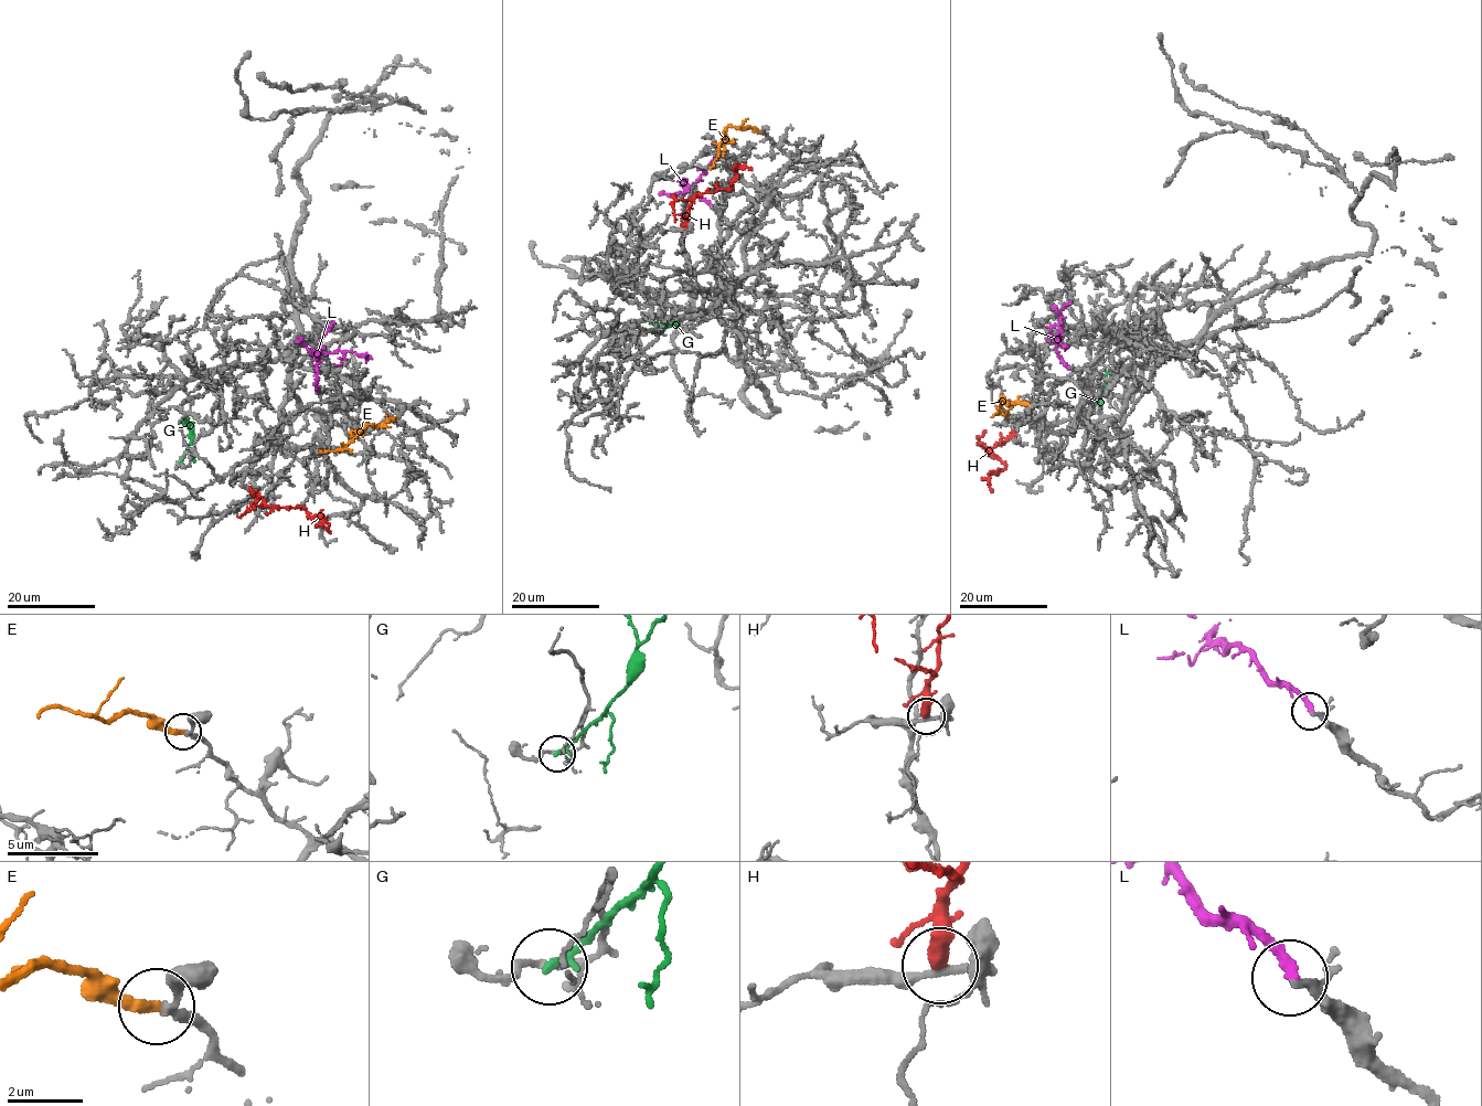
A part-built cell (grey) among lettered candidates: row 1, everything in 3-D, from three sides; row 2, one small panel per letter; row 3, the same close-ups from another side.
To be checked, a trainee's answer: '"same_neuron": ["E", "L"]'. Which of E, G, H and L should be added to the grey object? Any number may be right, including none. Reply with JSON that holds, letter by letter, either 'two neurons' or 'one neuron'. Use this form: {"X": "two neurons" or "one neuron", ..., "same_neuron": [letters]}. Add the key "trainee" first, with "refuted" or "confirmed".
{"trainee": "confirmed", "E": "one neuron", "G": "two neurons", "H": "two neurons", "L": "one neuron", "same_neuron": ["E", "L"]}

